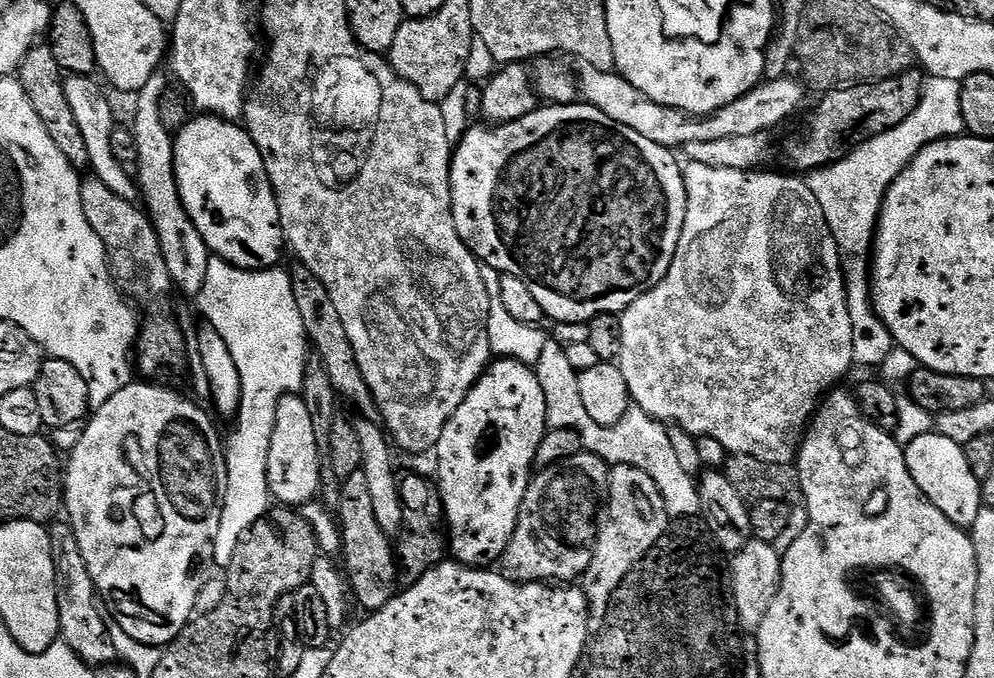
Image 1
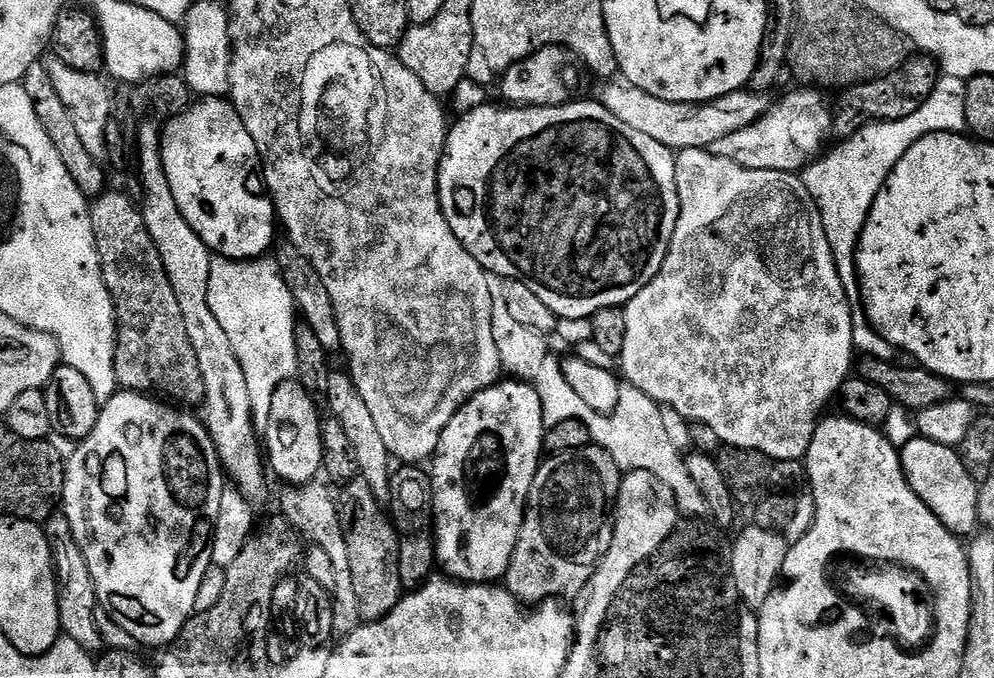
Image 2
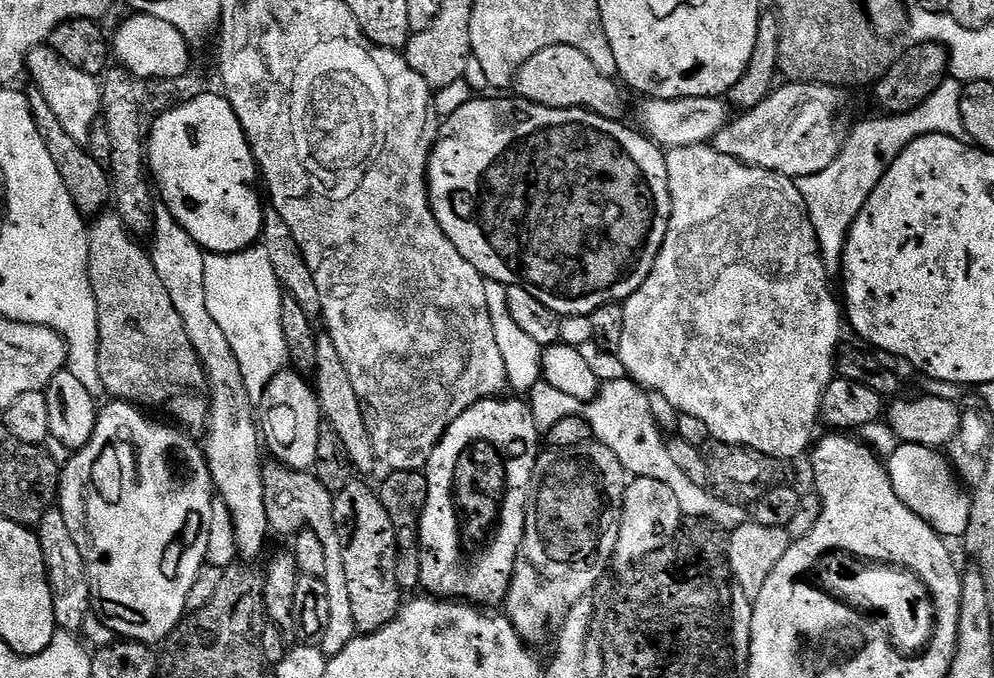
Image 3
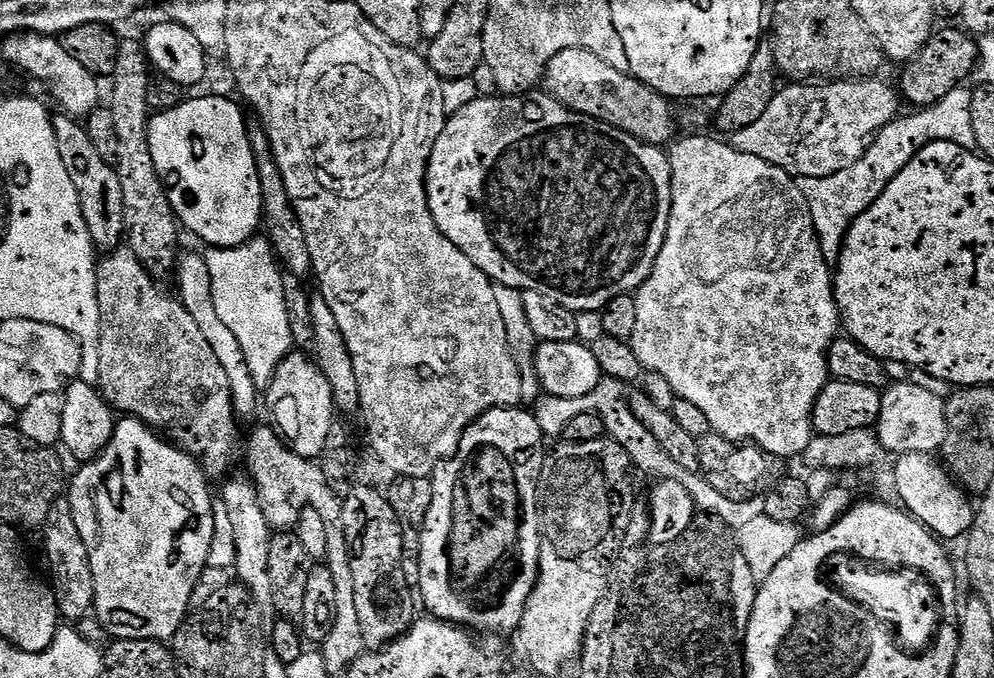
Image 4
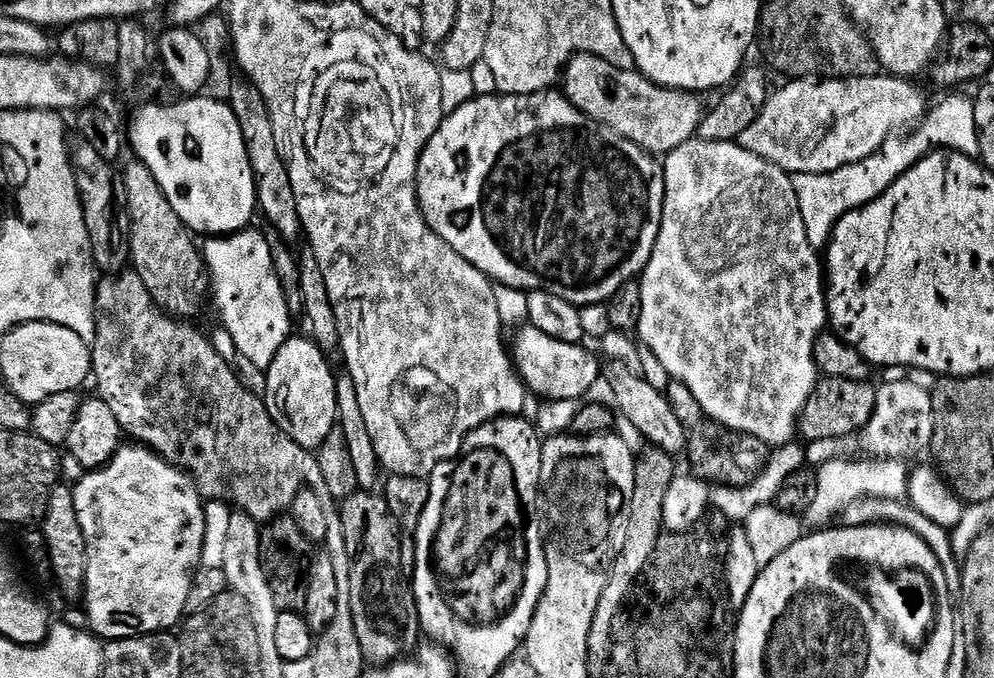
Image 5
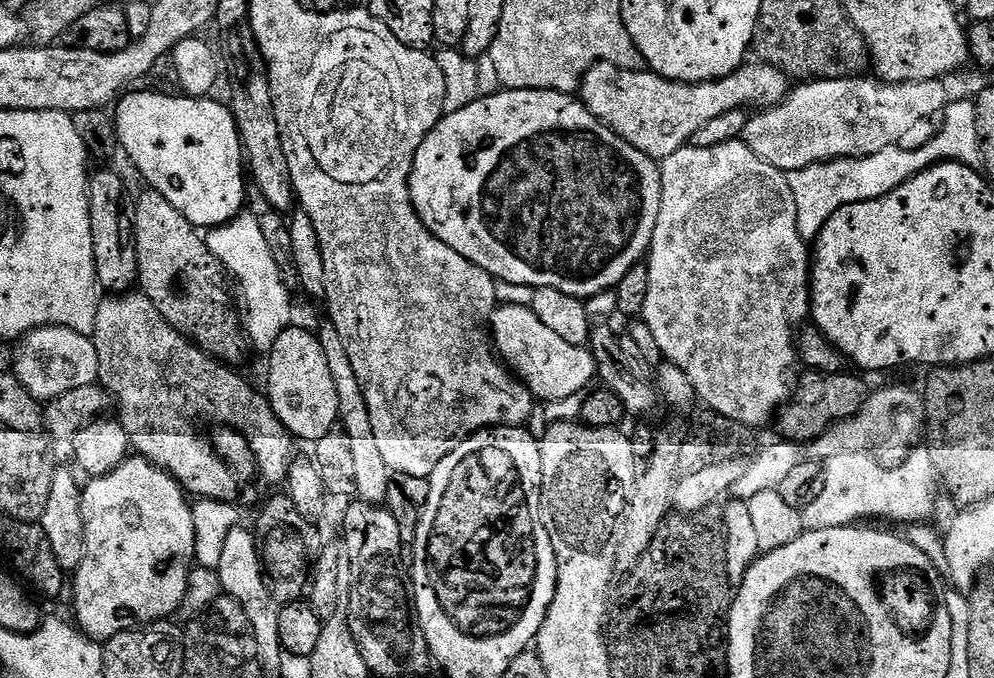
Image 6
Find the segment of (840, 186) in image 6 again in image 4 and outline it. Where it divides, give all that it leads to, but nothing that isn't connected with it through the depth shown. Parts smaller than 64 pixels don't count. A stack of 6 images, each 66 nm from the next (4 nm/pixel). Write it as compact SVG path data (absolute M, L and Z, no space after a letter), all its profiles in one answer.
M961 86L950 90L929 108L913 111L913 116L901 115L872 137L858 162L838 174L826 178L799 177L798 183L806 202L810 206L810 218L814 222L816 236L820 240L820 249L824 259L835 262L840 258L840 248L844 245L844 236L849 226L870 207L886 186L900 171L933 140L949 140L963 148L976 148L974 126L970 122L970 102L972 93Z

